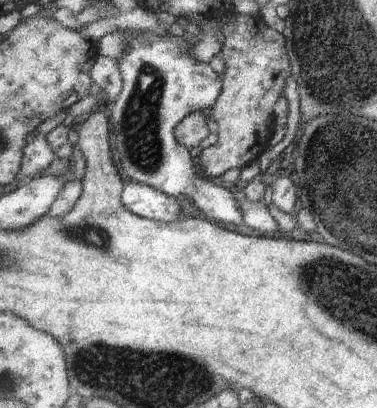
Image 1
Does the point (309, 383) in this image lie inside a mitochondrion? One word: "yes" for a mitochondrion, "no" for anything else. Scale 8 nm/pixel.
no

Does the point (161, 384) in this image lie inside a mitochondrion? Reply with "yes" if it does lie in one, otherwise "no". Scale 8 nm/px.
yes

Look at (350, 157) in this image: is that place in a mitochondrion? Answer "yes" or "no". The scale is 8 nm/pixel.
yes

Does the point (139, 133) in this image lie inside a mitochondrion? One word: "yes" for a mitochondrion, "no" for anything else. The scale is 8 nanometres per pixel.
yes

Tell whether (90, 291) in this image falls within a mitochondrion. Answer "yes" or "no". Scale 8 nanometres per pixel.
no

